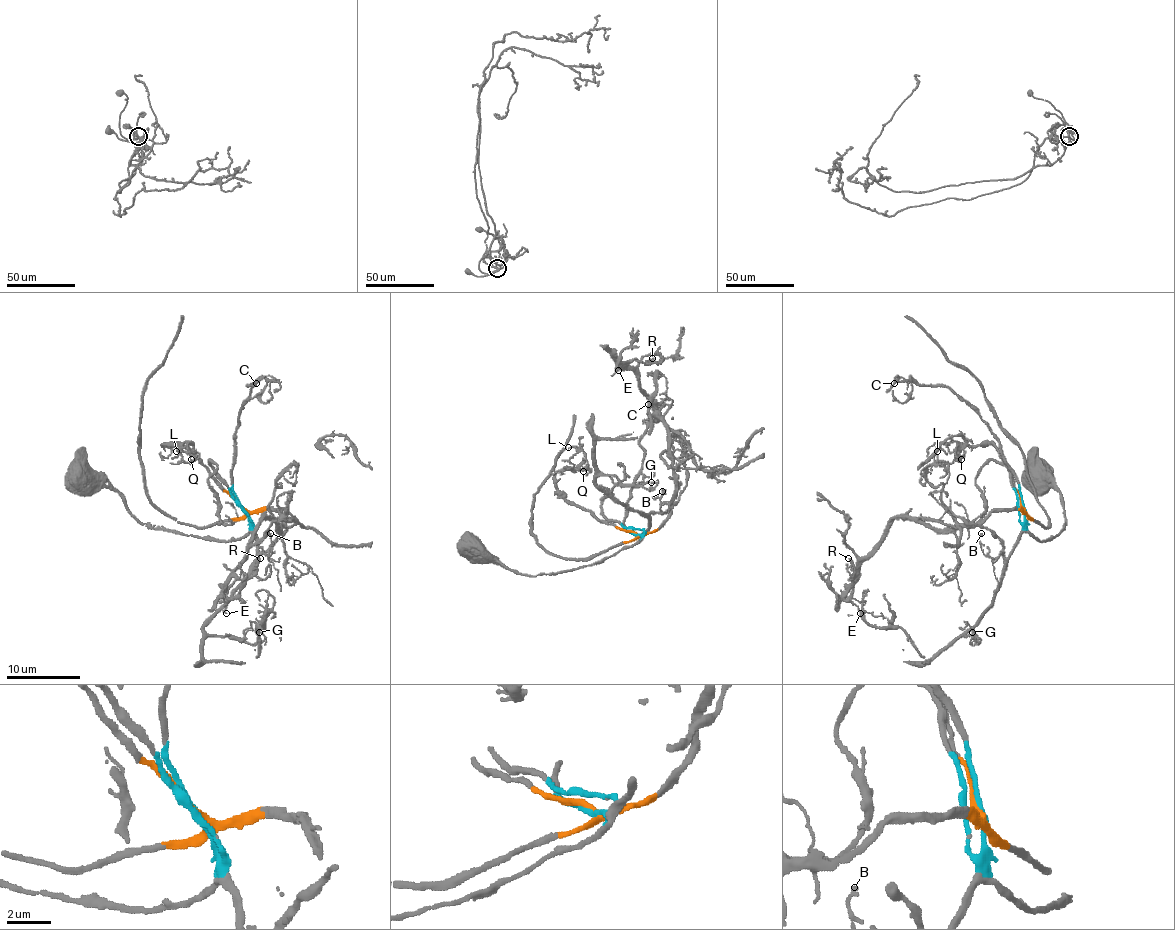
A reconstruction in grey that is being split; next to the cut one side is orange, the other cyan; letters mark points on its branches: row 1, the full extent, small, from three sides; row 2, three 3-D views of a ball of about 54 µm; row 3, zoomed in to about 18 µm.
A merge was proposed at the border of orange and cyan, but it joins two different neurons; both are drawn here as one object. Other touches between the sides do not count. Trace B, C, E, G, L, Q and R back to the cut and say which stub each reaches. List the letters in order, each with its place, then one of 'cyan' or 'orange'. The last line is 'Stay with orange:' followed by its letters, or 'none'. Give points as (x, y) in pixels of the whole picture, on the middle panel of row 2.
B: (662, 491) | cyan
C: (648, 404) | cyan
E: (618, 370) | orange
G: (651, 482) | cyan
L: (568, 447) | orange
Q: (583, 471) | orange
R: (652, 358) | orange
Stay with orange: E, L, Q, R

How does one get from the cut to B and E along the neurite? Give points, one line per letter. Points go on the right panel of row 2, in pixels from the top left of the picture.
B: (1022, 507), (1024, 531), (1017, 546), (1006, 557), (1002, 551), (996, 557), (987, 557), (982, 548), (982, 533)
E: (1022, 507), (1024, 510), (991, 510), (980, 522), (931, 529), (896, 518), (855, 572), (850, 600), (861, 613)

